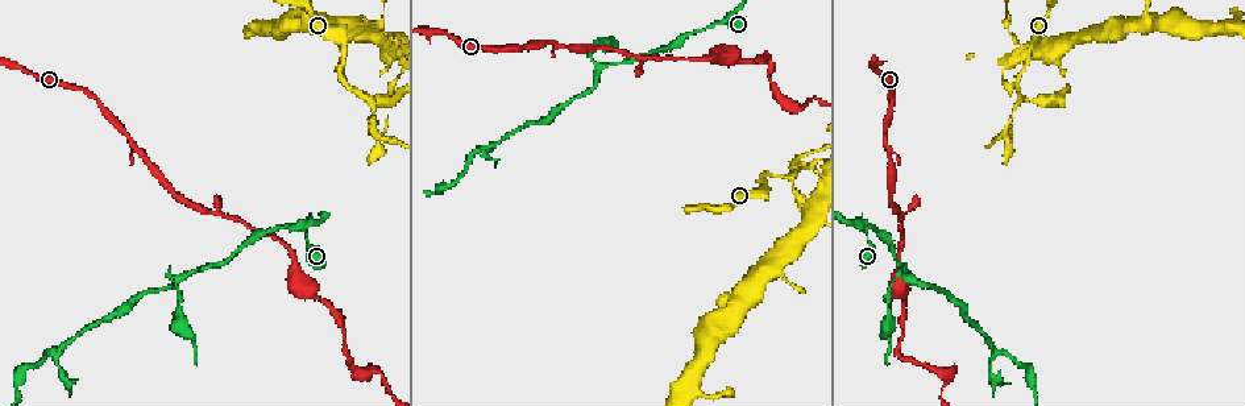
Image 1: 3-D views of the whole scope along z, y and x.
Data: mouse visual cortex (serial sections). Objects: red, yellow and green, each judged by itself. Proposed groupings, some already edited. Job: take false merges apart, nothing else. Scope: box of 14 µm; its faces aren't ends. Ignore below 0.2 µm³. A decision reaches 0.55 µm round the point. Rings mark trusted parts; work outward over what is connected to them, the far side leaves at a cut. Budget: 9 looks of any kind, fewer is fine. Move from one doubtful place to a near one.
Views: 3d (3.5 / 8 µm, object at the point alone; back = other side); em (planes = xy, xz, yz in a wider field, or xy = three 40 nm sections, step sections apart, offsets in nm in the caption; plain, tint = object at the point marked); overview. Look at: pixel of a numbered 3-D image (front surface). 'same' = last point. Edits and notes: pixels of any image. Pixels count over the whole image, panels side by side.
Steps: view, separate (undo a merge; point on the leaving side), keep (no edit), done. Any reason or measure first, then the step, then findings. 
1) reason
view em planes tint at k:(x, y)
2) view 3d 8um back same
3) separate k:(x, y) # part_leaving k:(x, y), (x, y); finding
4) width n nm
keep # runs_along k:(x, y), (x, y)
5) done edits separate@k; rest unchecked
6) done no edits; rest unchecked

view 3d 3.5um at 1:(791, 179)

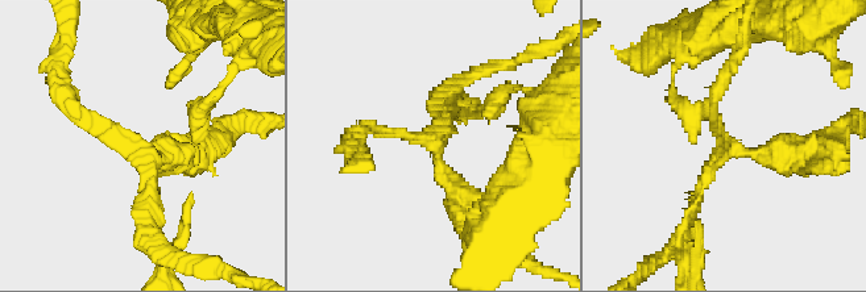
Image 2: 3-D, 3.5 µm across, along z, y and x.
arms 3; arm_widths 150, 150, 250 nm
view em xy step 1 tint at 2:(720, 153)

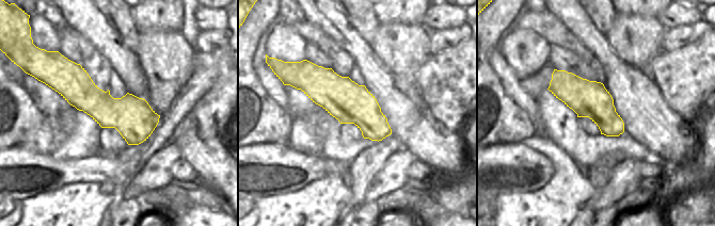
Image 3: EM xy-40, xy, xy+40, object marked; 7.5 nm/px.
keep # runs_along 2:(363, 129), (435, 136), (472, 213); continuous, no second cell

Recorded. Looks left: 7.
sudden change in width
view 3d 3.5um at 1:(144, 159)

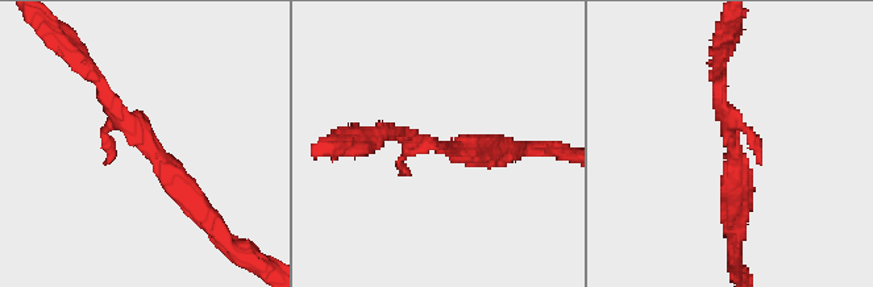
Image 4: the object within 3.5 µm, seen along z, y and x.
now the EM
view em xy step 5 plain at 4:(730, 141)

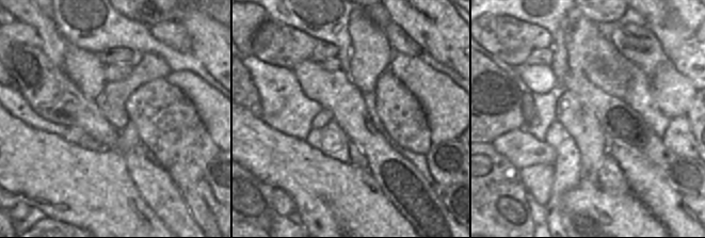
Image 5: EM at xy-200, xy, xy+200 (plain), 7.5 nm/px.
view em xy step 5 tint same

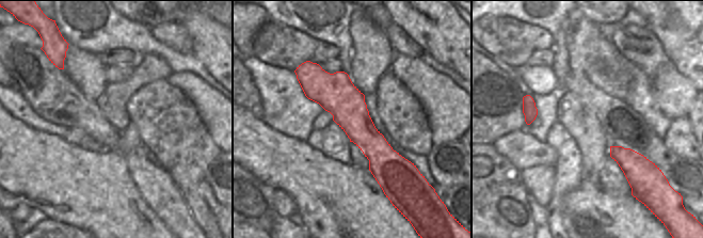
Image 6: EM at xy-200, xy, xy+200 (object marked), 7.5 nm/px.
keep # runs_along 4:(92, 73), (116, 112), (202, 209); all the same cell

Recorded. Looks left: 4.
sharp bend
view 3d 8um at 1:(900, 351)

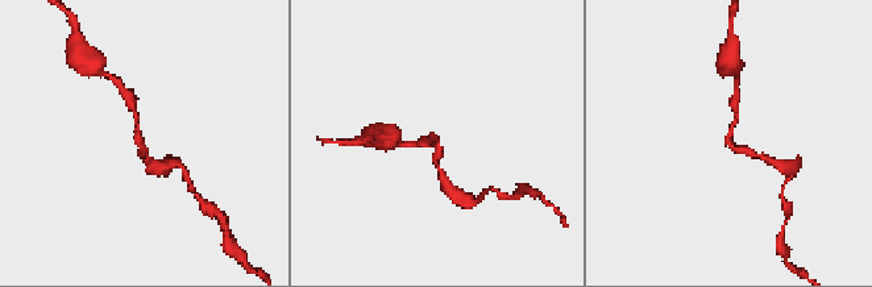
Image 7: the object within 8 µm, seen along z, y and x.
arm_widths 150, 200 nm
view em xy step 1 tint at 7:(435, 138)

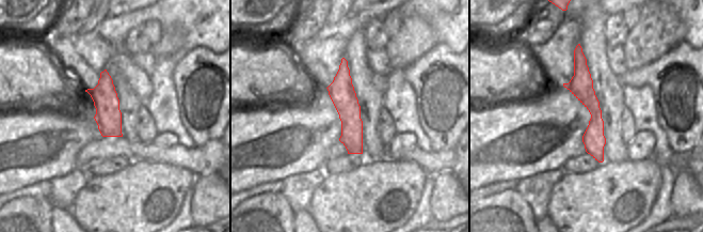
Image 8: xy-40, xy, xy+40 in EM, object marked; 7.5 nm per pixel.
keep # runs_along 8:(578, 48), (601, 158); one cell here

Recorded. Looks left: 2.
sharp bend
view 3d 8um at 1:(382, 377)

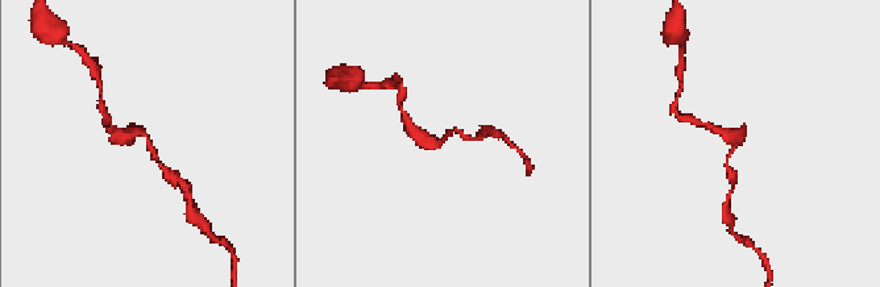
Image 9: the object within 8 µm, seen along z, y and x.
view em xy step 1 tint at 9:(443, 142)

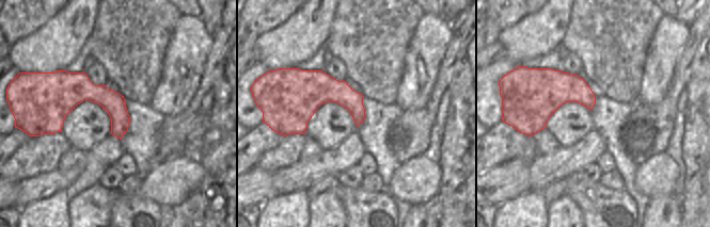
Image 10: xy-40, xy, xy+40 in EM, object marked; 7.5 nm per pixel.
arm_widths 100, 400 nm
keep # runs_along 9:(117, 133), (142, 133), (166, 170); all the same cell

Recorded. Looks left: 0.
done no edits; rest unchecked

